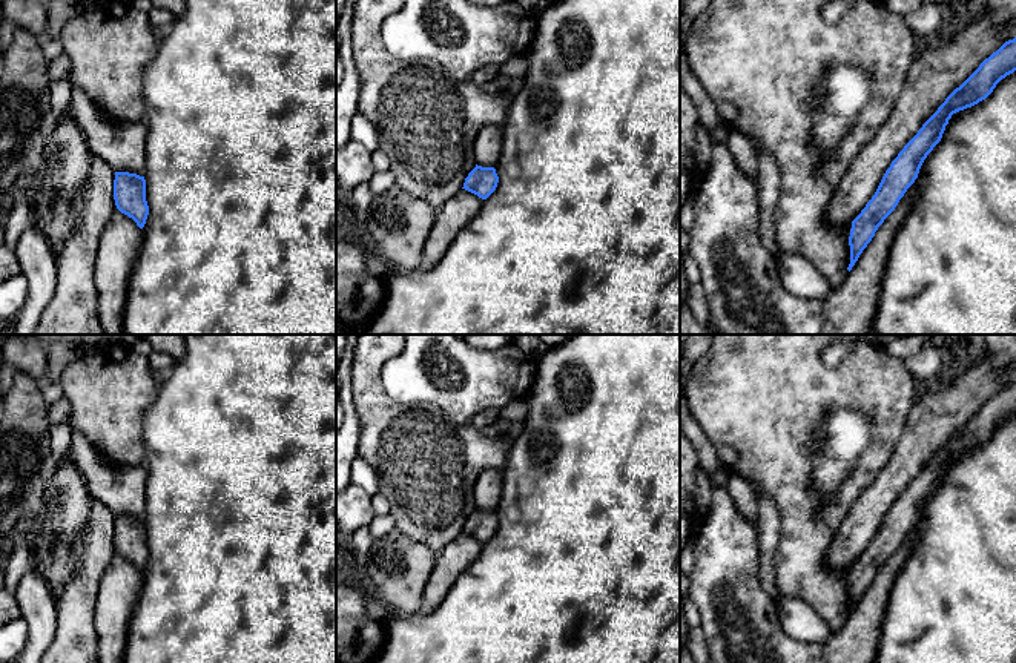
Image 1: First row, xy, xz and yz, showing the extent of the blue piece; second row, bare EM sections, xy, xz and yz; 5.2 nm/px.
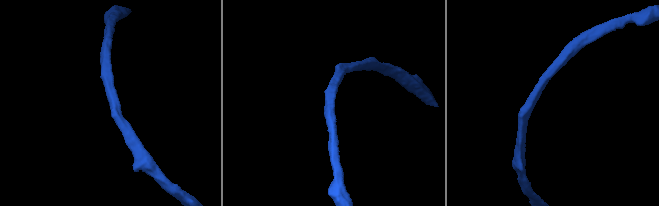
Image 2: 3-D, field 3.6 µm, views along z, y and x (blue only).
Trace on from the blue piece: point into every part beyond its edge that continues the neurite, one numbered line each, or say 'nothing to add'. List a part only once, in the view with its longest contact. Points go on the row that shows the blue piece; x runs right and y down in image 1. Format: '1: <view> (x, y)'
nothing to add

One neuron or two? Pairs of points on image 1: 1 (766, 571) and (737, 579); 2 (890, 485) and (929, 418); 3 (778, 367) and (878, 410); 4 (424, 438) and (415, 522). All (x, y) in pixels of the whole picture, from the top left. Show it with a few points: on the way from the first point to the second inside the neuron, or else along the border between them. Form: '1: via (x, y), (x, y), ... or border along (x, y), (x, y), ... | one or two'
1: border along (758, 536), (758, 582), (777, 602) | two
2: via (903, 468), (924, 435) | one
3: via (803, 387), (854, 387) | one
4: via (424, 459), (424, 501) | one

